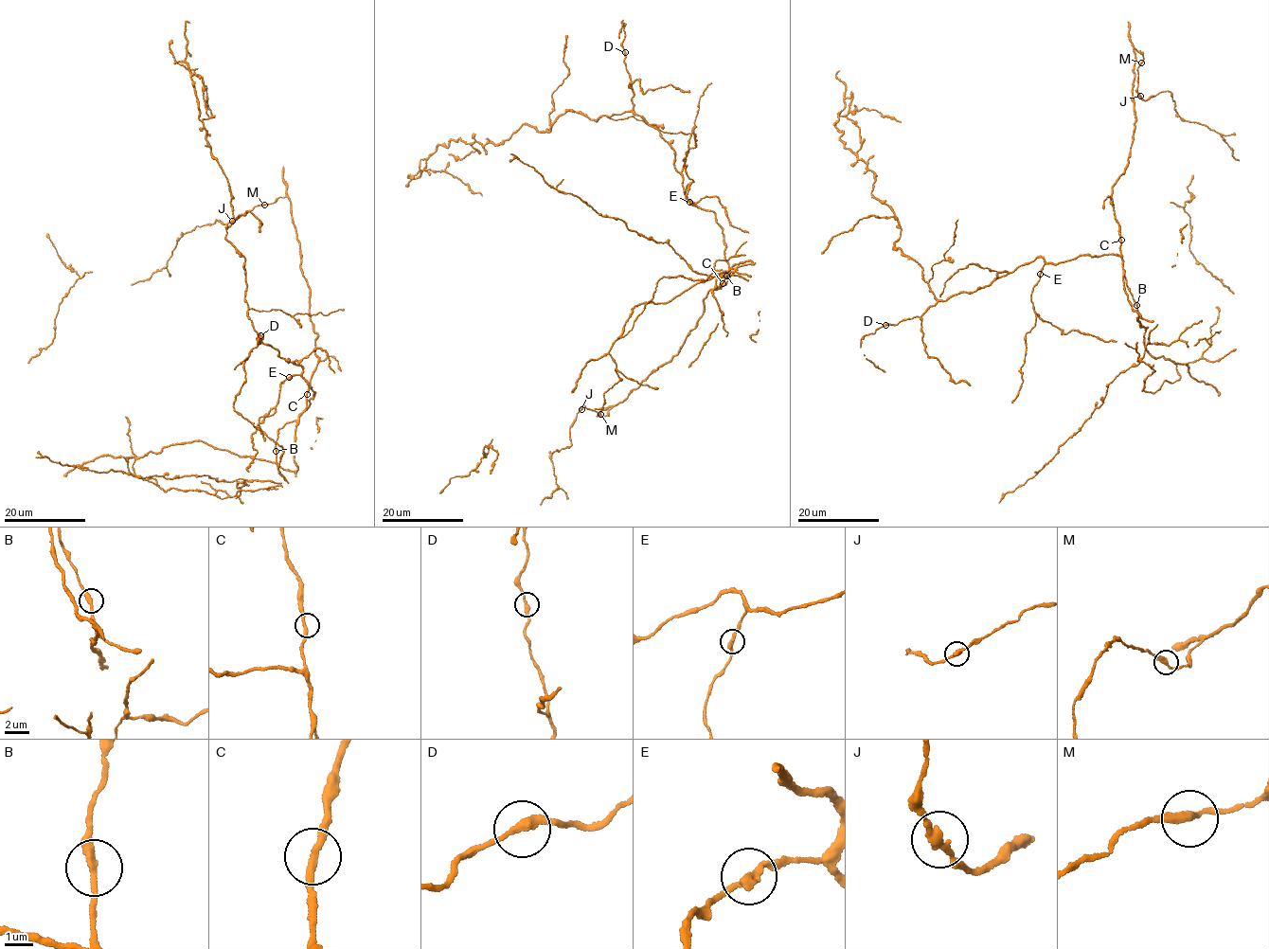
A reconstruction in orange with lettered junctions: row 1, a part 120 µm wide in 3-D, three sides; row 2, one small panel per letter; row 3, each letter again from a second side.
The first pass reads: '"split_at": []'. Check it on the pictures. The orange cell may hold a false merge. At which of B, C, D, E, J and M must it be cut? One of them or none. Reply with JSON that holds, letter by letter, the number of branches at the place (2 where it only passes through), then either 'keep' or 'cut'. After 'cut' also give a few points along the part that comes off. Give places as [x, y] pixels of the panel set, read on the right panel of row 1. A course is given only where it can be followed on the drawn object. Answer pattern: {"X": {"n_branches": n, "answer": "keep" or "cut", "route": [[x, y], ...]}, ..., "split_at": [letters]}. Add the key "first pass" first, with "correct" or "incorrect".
{"first pass": "correct", "B": {"n_branches": 2, "answer": "keep"}, "C": {"n_branches": 2, "answer": "keep"}, "D": {"n_branches": 2, "answer": "keep"}, "E": {"n_branches": 2, "answer": "keep"}, "J": {"n_branches": 2, "answer": "keep"}, "M": {"n_branches": 2, "answer": "keep"}, "split_at": []}

